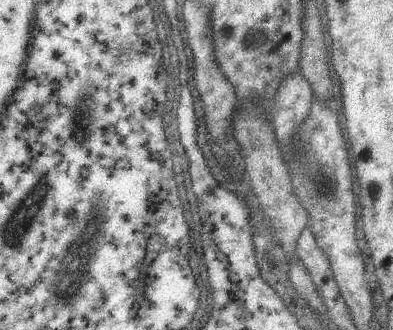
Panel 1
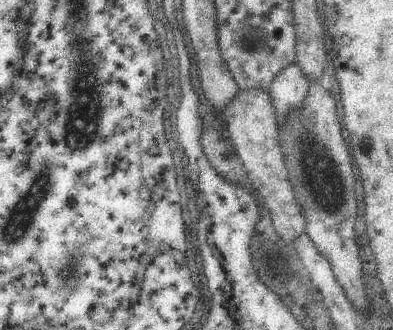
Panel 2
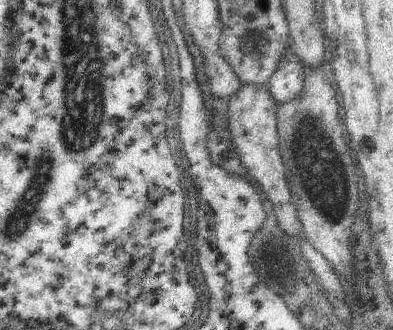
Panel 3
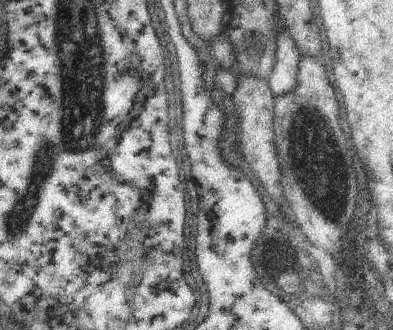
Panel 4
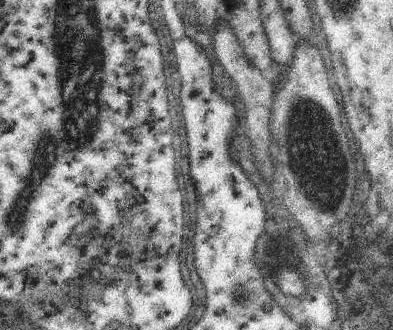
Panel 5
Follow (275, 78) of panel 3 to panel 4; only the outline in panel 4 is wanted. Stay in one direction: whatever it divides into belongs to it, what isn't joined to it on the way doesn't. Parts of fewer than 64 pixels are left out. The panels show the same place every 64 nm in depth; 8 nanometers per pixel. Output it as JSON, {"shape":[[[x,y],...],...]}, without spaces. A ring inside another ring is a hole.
{"shape":[[[281,32],[277,36],[277,50],[275,50],[275,66],[269,74],[269,90],[275,98],[285,96],[289,92],[295,92],[297,86],[297,74],[299,74],[299,50],[289,36],[289,32]]]}

